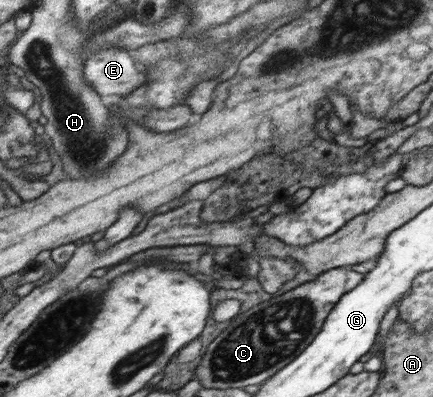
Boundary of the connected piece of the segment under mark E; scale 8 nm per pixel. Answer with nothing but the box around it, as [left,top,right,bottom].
[81,47,145,98]

